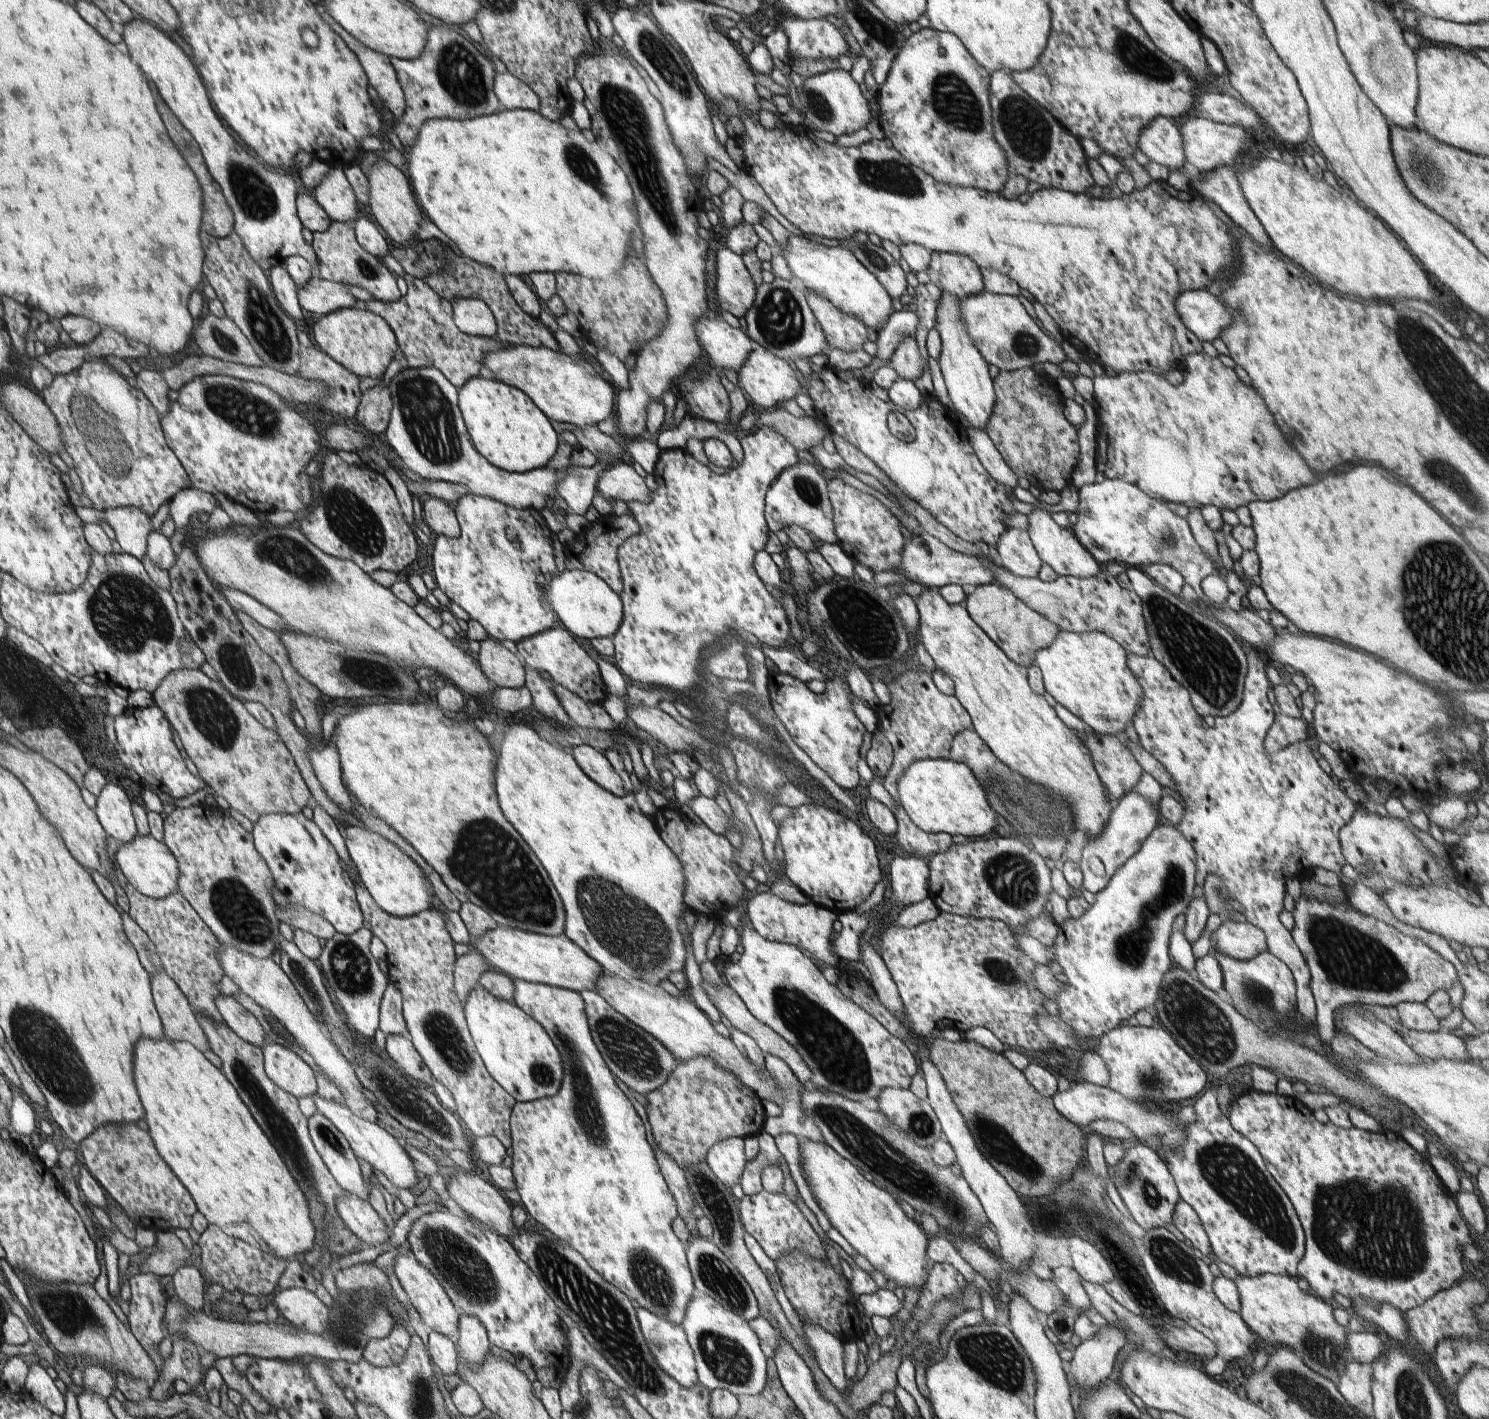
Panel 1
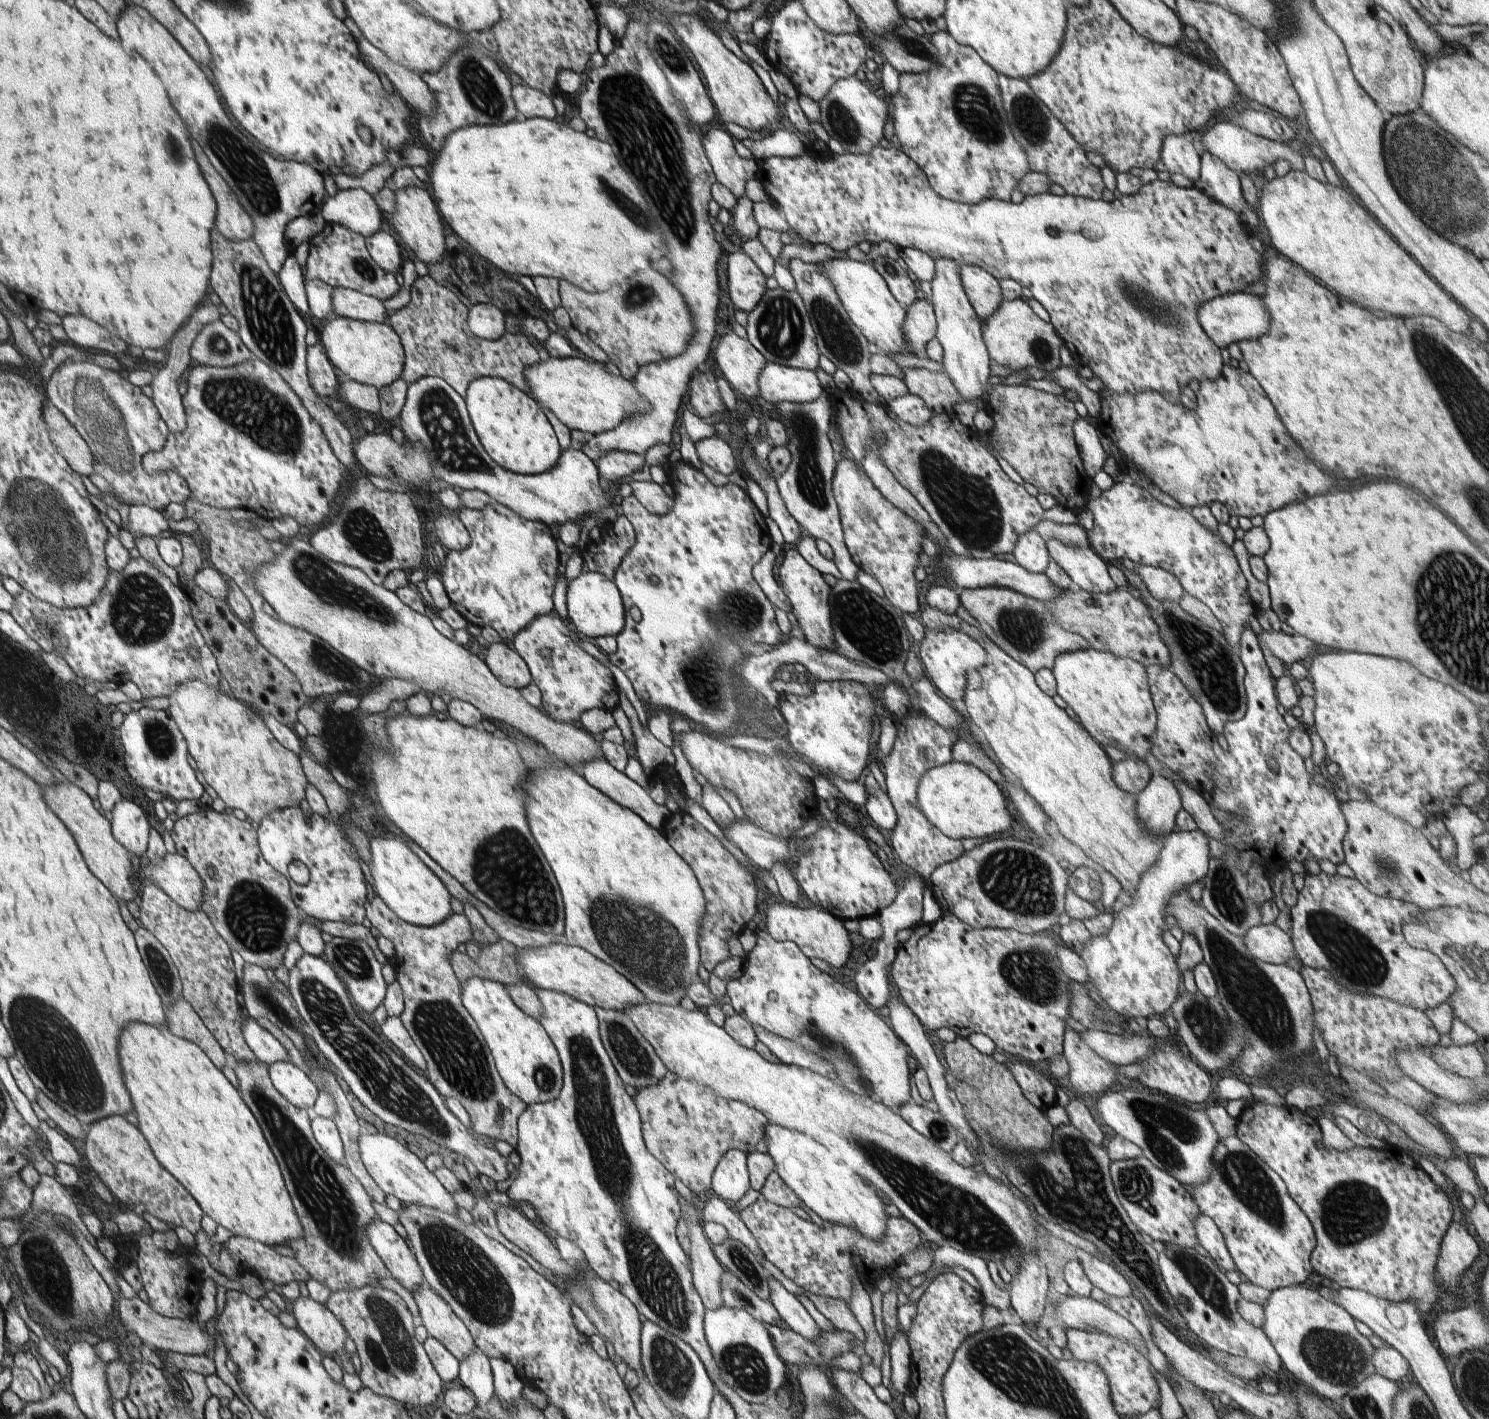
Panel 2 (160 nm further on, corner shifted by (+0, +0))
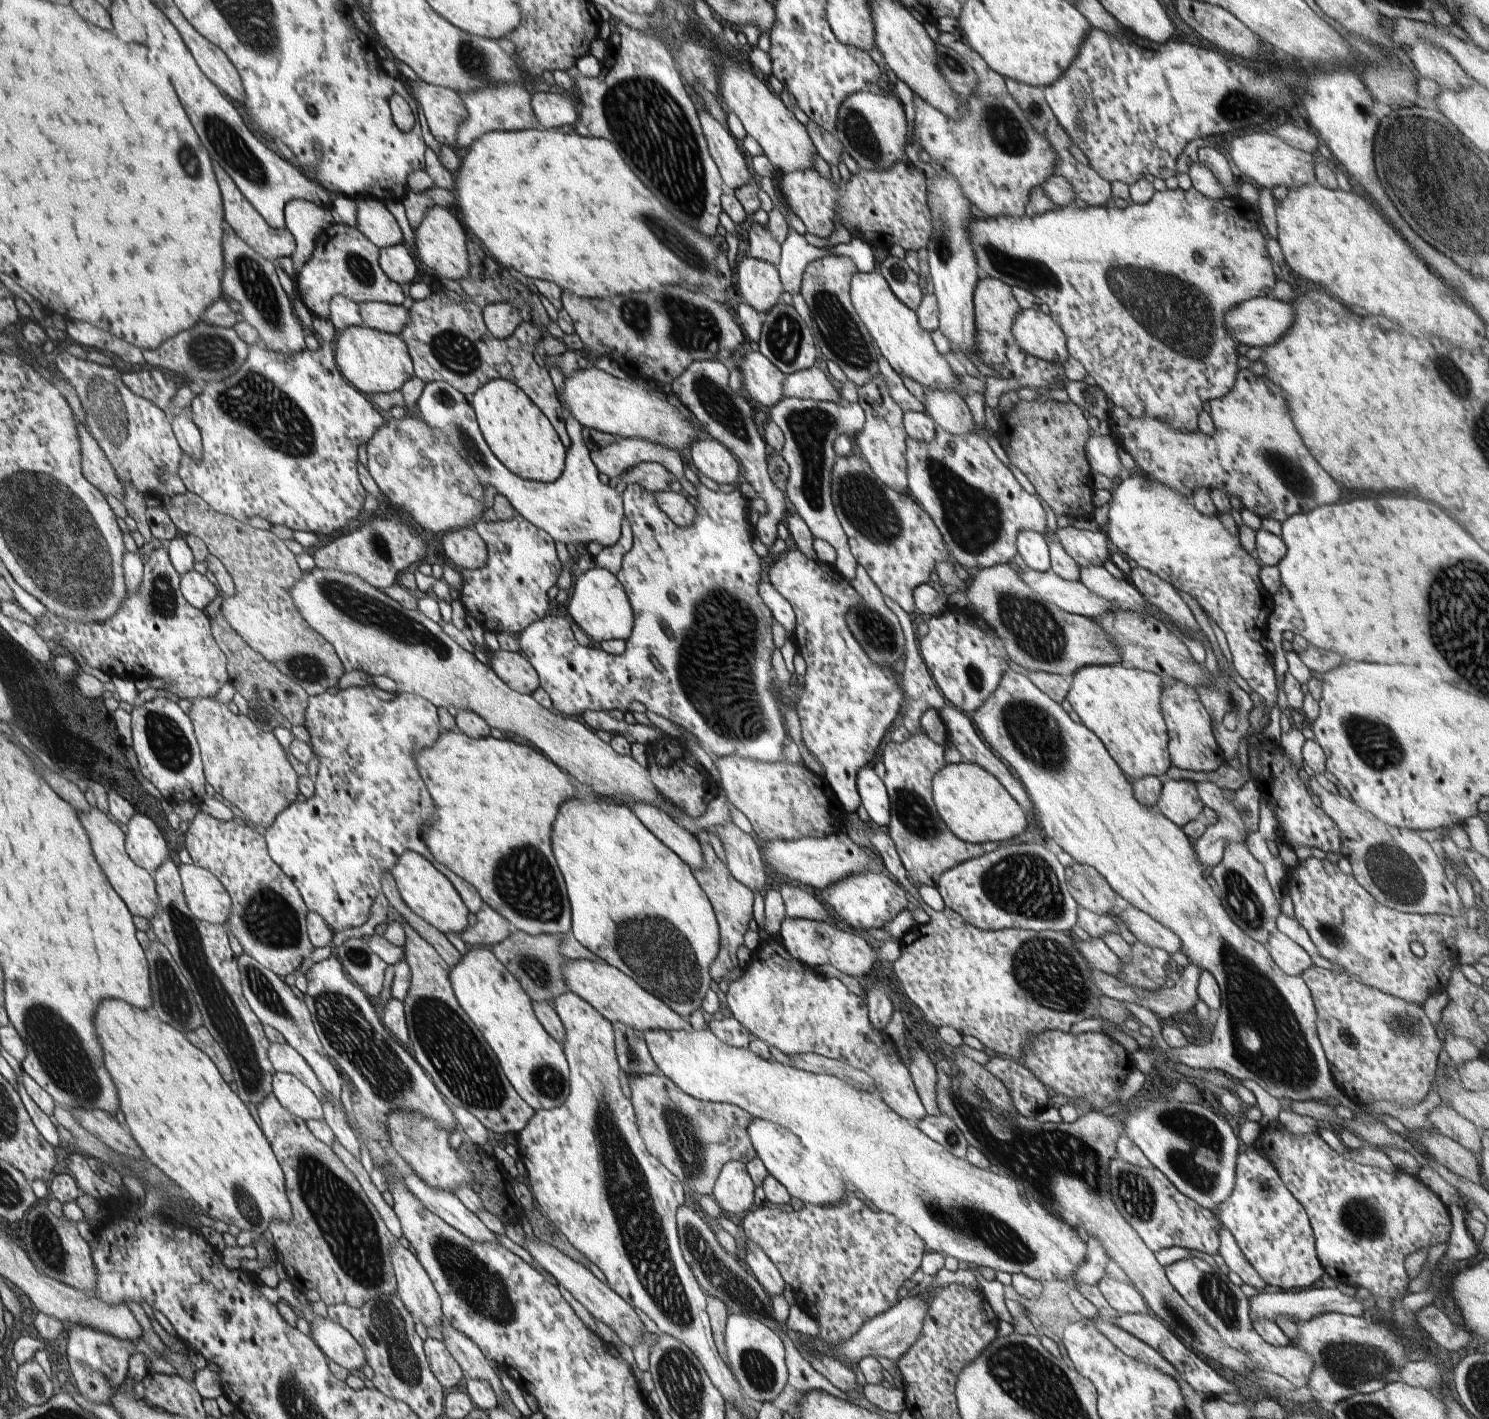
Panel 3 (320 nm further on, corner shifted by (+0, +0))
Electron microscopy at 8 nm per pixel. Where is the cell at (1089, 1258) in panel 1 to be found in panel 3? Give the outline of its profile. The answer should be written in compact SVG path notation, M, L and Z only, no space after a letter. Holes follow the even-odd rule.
M1110 1276L1102 1277L1098 1282L1100 1292L1108 1301L1108 1304L1119 1314L1140 1313L1150 1314L1144 1297L1139 1293L1135 1286L1112 1279Z

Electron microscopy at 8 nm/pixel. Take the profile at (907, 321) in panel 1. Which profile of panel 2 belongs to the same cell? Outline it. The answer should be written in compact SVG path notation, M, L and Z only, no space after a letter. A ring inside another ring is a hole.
M916 299L907 310L903 331L911 352L920 358L926 357L926 343L937 331L933 304L926 299Z

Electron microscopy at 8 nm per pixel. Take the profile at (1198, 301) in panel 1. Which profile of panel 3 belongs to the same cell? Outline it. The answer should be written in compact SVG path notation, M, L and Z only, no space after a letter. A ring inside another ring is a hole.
M1271 295L1244 301L1234 309L1230 309L1223 317L1229 330L1229 335L1236 339L1238 344L1247 344L1250 347L1267 347L1278 342L1294 324L1295 308L1292 303L1280 301Z

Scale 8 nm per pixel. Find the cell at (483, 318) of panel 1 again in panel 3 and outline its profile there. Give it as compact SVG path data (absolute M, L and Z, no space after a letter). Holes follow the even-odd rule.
M492 303L483 307L483 318L487 329L499 339L508 339L518 325L527 321L510 303Z

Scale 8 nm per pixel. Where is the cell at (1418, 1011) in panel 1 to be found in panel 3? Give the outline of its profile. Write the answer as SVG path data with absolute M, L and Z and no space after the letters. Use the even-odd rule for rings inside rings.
M1314 964L1300 977L1311 990L1317 1010L1317 1033L1338 1088L1358 1104L1370 1100L1390 1100L1398 1105L1416 1108L1433 1088L1438 1054L1442 1050L1435 1026L1427 1018L1423 1005L1406 1002L1365 985L1346 973L1323 969Z

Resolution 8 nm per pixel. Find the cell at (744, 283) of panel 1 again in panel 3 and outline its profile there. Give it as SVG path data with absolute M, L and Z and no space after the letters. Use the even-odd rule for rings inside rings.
M754 257L738 258L735 274L738 275L738 297L759 313L767 313L782 301L785 290L778 267L772 263Z

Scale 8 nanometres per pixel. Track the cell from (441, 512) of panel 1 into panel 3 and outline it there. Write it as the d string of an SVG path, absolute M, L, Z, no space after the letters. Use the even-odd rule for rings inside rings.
M460 529L443 536L444 552L456 566L474 570L487 565L489 554L484 539L474 529Z

